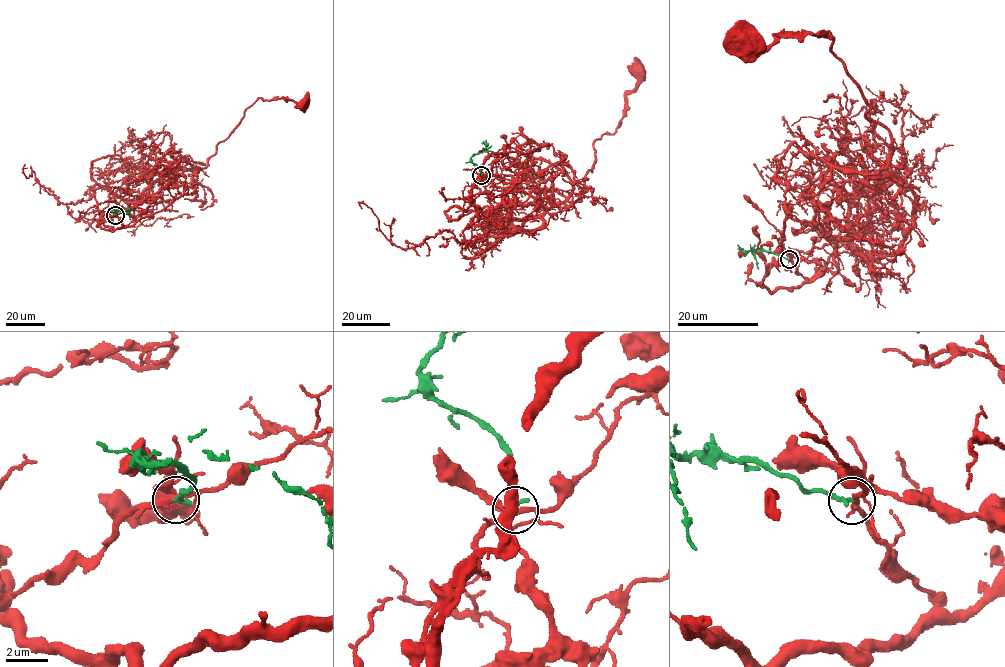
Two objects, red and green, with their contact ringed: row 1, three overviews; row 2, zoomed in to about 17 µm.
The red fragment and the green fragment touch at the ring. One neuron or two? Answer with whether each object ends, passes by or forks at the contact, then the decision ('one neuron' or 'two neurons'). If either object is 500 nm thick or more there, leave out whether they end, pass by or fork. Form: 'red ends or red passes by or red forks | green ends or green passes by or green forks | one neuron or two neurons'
red forks | green ends | two neurons

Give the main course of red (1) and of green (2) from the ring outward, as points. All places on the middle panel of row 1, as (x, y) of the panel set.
1: (481, 175), (476, 213), (504, 231), (537, 230), (573, 183), (587, 189), (593, 144), (615, 131), (640, 72)
2: (481, 175), (480, 167), (470, 158), (491, 145)

